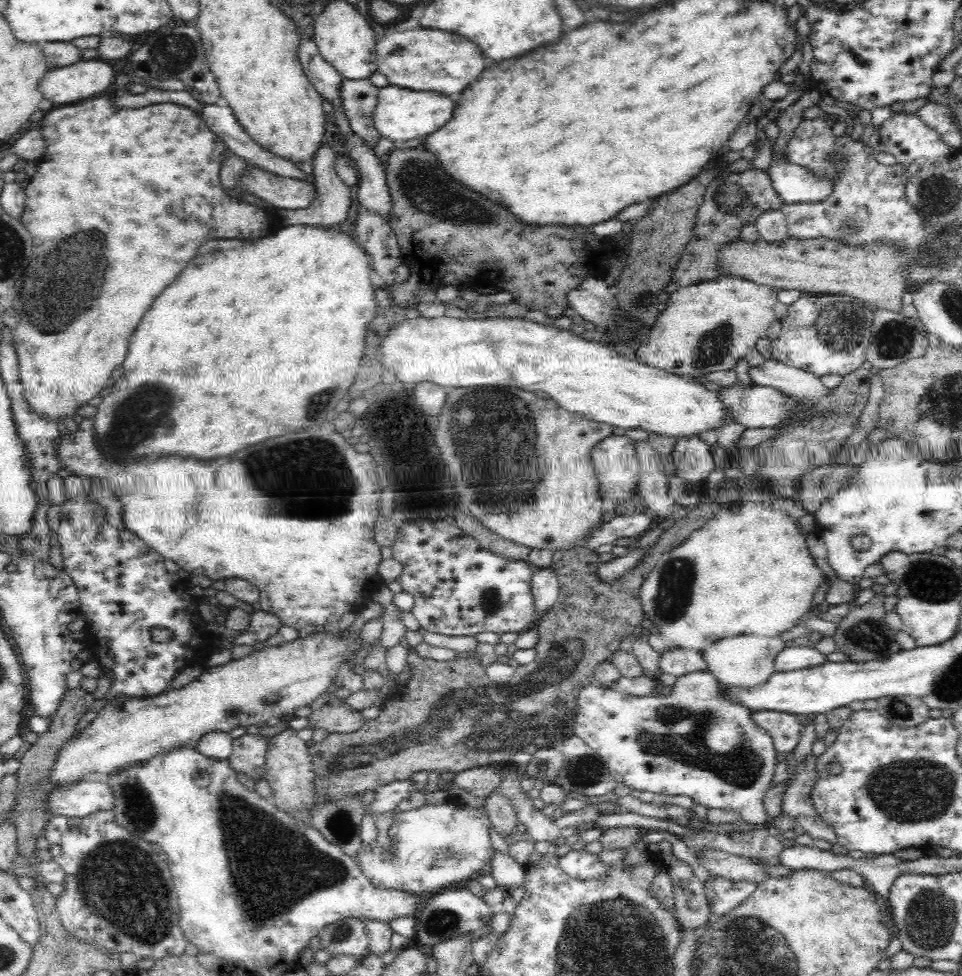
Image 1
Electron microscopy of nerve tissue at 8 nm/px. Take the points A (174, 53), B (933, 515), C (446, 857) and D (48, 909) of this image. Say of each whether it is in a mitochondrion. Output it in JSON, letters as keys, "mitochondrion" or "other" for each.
{"A":"mitochondrion","B":"mitochondrion","C":"mitochondrion","D":"other"}

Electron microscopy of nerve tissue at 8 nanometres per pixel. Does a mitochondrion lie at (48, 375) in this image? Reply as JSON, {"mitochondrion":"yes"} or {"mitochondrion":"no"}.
{"mitochondrion":"no"}

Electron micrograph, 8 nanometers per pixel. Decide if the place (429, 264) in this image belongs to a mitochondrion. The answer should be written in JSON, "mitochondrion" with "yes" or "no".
{"mitochondrion":"no"}

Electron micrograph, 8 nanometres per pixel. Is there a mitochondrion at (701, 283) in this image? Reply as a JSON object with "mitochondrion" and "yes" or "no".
{"mitochondrion":"no"}

